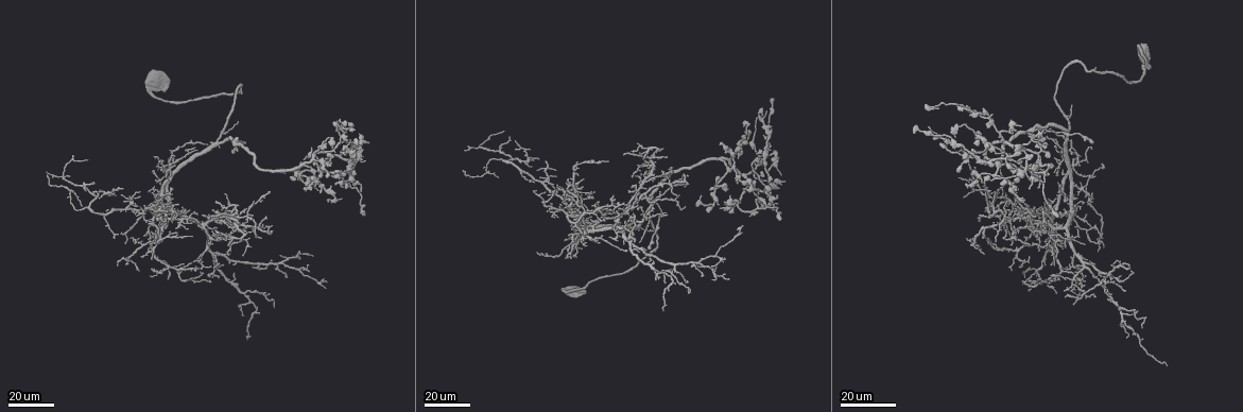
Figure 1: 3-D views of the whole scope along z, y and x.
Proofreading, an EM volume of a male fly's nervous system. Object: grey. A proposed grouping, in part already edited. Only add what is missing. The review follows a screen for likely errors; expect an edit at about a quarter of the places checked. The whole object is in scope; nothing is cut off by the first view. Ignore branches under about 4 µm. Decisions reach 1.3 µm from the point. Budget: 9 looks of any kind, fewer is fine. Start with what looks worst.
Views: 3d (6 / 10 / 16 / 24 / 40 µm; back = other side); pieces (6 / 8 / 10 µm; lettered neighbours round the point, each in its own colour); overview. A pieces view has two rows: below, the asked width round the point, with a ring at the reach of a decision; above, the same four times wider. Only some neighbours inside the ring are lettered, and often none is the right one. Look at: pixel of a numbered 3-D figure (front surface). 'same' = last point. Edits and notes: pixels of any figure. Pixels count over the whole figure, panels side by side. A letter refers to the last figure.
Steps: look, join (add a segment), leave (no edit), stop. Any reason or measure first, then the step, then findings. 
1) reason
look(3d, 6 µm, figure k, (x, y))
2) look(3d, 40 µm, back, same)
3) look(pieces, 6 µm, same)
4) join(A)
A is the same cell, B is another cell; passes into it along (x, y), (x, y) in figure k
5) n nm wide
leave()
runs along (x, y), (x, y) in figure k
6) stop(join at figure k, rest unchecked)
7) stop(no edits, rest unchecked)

free end
look(3d, 40 µm, figure 1, (318, 192))

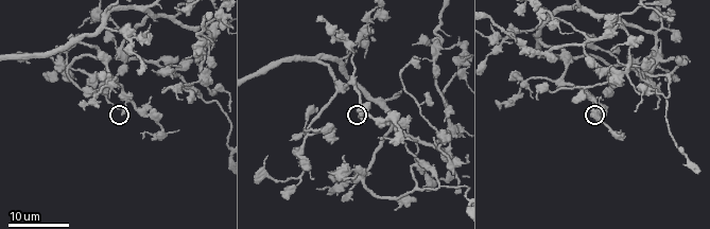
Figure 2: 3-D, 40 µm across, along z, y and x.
what lies round it
look(pieces, 10 µm, figure 2, (361, 114))

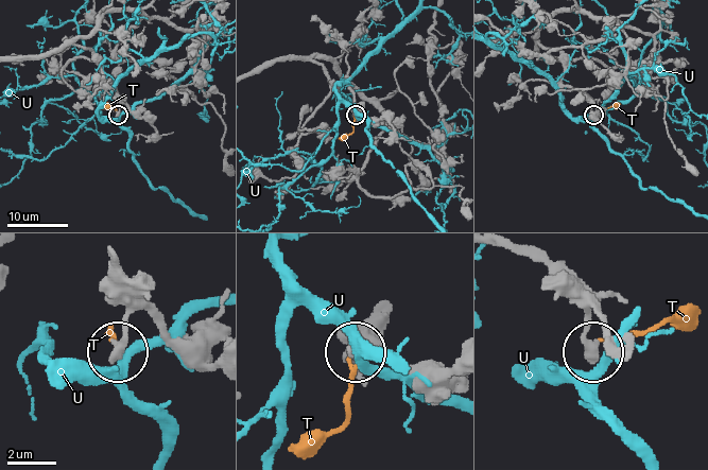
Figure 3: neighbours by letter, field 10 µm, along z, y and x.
380 nm wide
leave()
T and U are other cells; runs along (111, 256), (116, 293), (128, 317), (128, 335), (118, 351) in figure 3; no lettered segment goes on from it

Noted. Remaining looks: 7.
look(3d, 24 µm, figure 1, (629, 190))

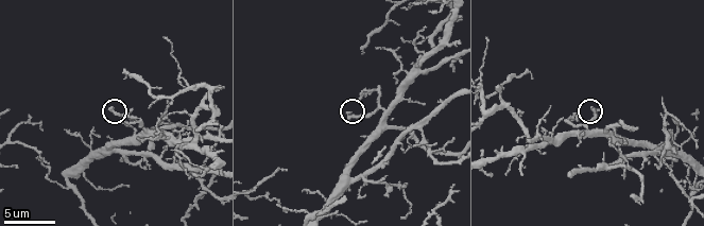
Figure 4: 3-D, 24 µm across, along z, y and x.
look(pieces, 10 µm, figure 4, (349, 115))

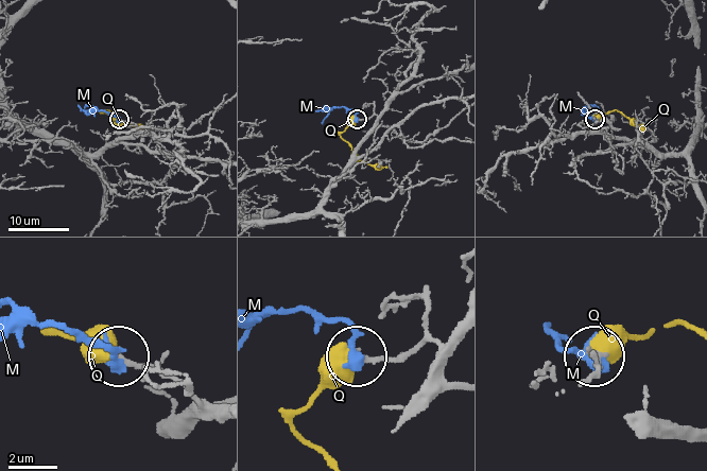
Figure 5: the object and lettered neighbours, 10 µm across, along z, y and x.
leave()
M and Q are other cells; runs along (425, 381), (435, 350), (429, 341), (393, 356), (358, 356) in figure 5; no lettered segment goes on from it

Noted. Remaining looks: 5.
stops while still wide
look(3d, 24 µm, figure 1, (1095, 298))

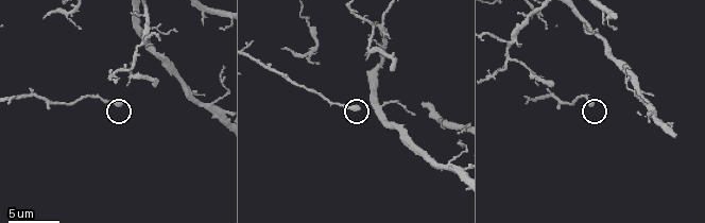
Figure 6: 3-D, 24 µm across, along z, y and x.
see the neighbours
look(pieces, 6 µm, figure 6, (118, 104))

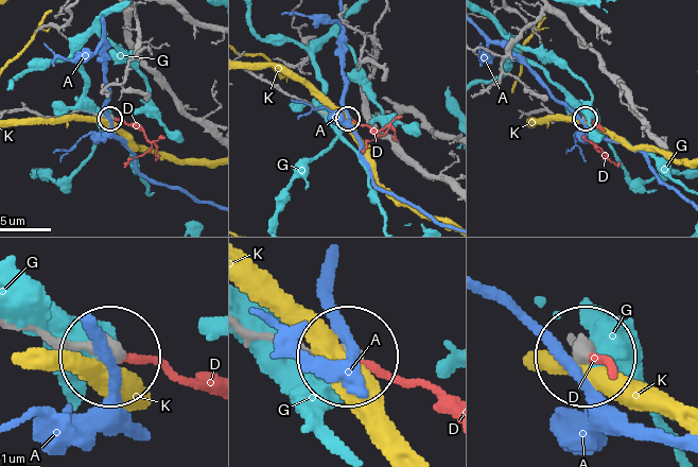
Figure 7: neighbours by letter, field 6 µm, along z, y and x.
430 nm wide
join(D)
D is the same cell, A, G and K are other cells; passes into it along (11, 324), (203, 384) in figure 7; it goes on there

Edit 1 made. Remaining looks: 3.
free end
look(3d, 24 µm, figure 1, (1048, 135))

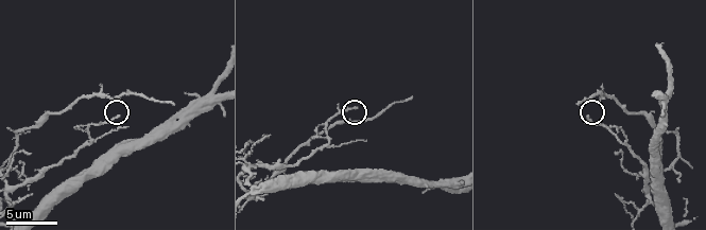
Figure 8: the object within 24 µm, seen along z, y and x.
see the neighbours
look(pieces, 10 µm, figure 8, (118, 114))

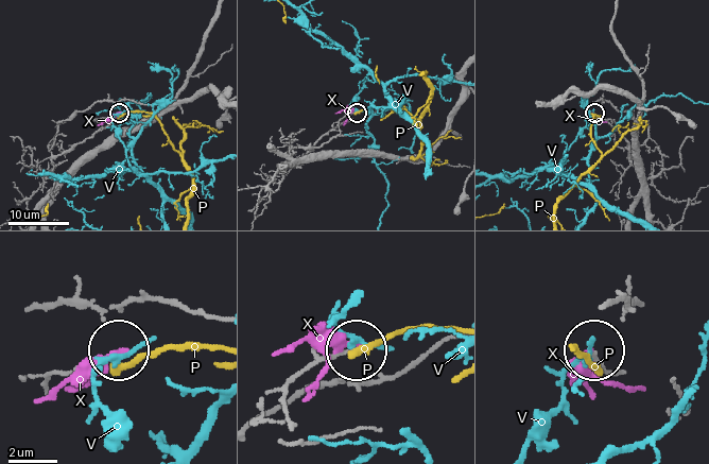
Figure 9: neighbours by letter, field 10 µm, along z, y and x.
leave()
P, V and X are other cells; no lettered segment goes on from it

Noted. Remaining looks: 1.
stop(join at figure 7, rest unchecked)

